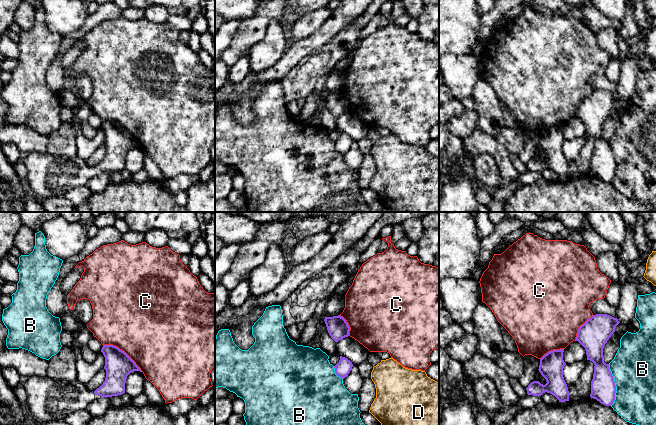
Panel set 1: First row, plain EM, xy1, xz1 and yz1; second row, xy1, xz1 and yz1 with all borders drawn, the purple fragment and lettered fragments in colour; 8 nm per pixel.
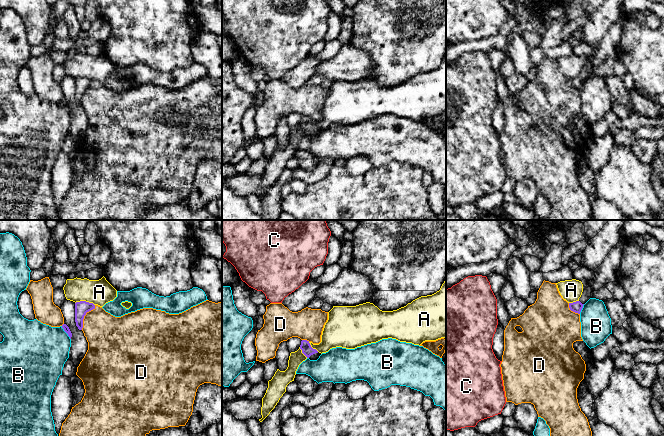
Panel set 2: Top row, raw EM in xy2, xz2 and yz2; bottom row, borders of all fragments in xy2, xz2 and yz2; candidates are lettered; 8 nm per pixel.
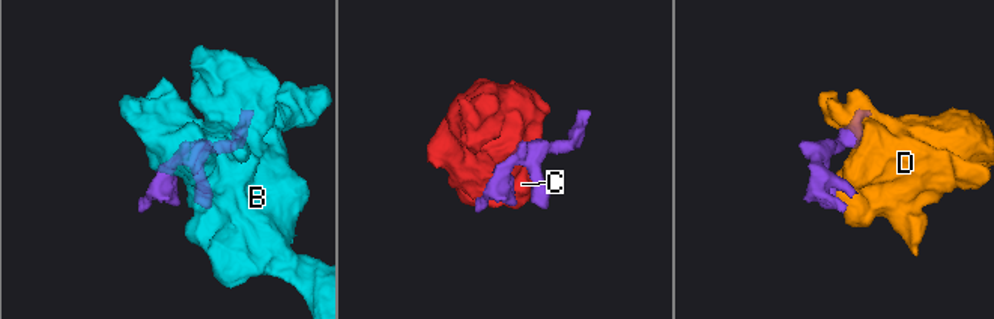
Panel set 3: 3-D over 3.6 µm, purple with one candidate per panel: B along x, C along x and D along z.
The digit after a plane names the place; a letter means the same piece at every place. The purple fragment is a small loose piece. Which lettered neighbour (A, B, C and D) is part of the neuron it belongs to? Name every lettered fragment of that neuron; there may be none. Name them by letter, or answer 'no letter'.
no letter

